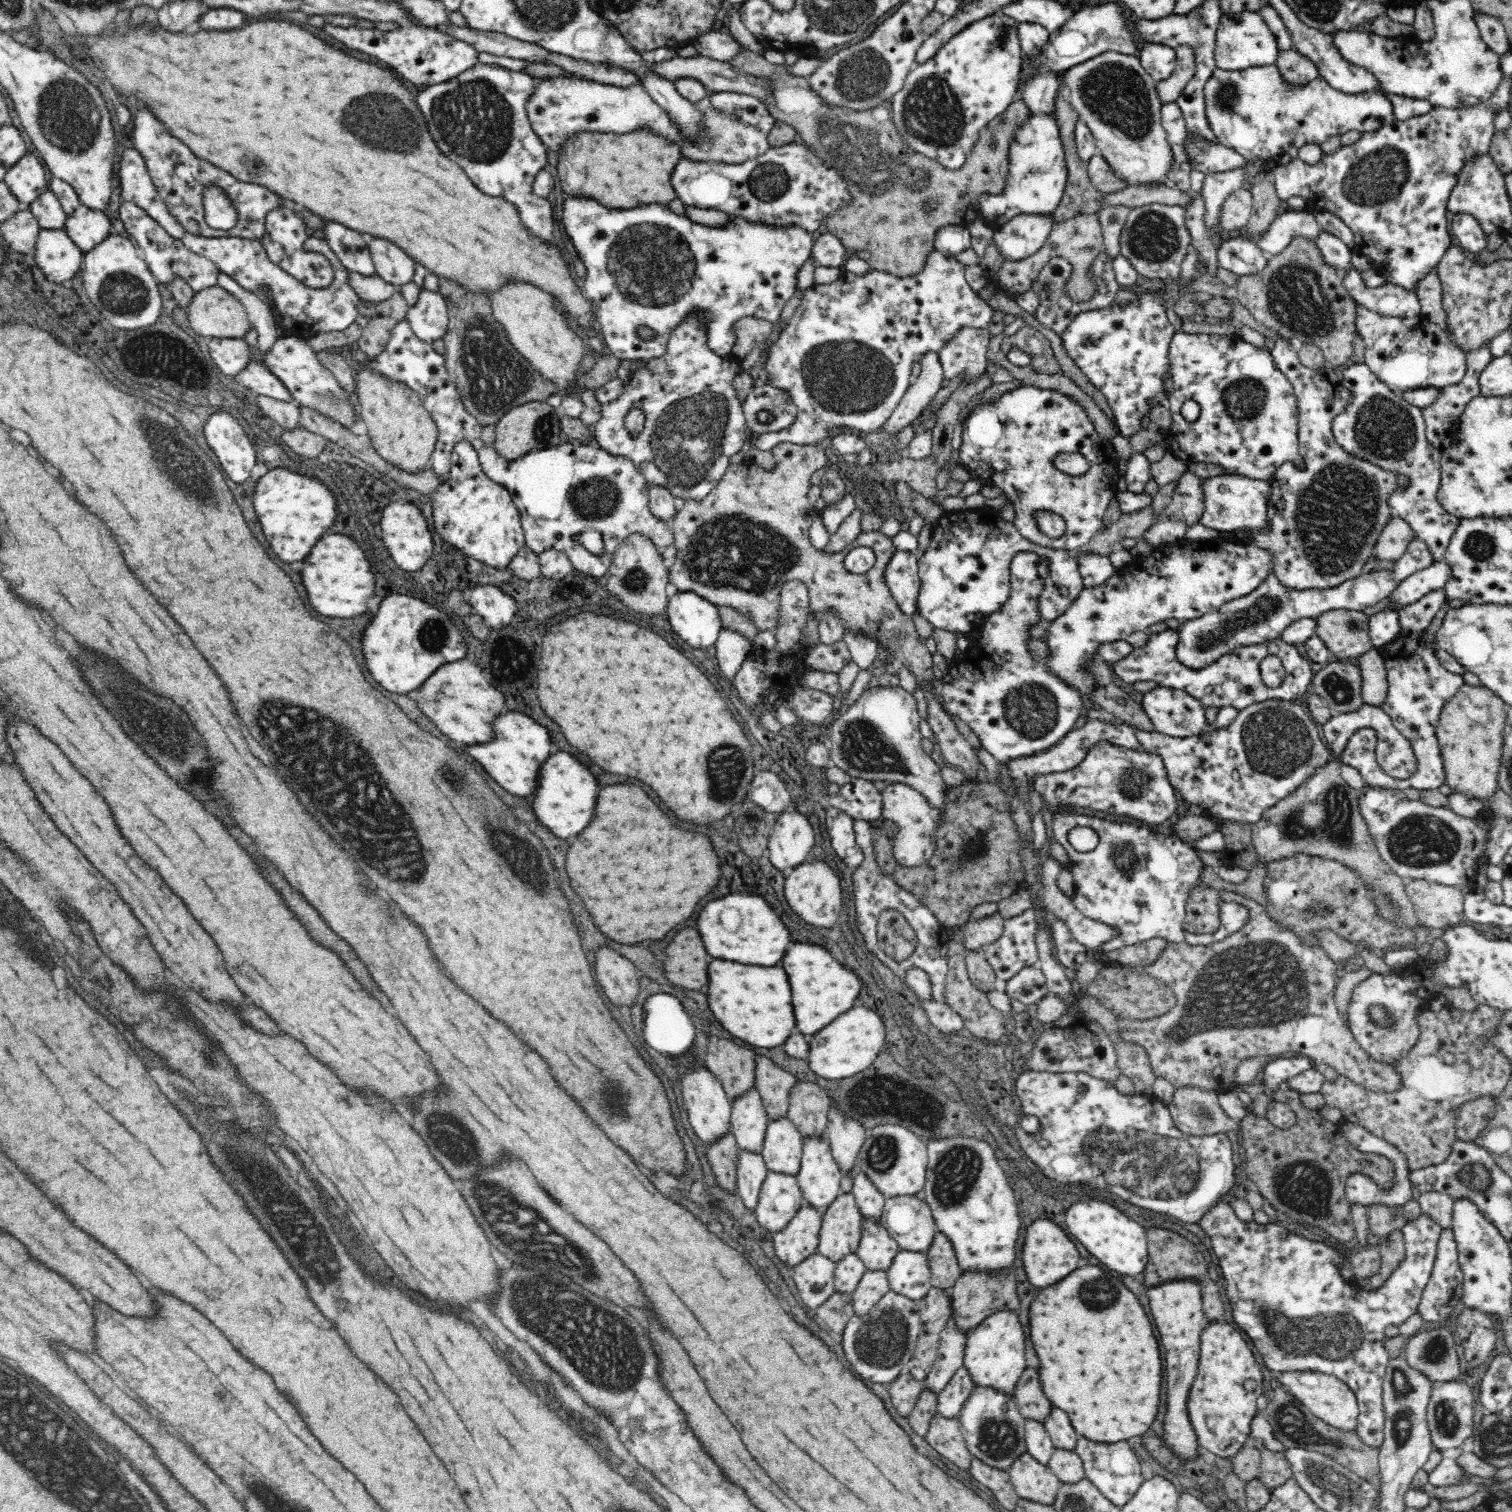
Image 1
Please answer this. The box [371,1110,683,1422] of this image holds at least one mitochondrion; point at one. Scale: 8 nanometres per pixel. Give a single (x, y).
(549, 1305)

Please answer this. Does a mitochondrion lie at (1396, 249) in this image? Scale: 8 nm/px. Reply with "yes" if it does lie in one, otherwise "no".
no

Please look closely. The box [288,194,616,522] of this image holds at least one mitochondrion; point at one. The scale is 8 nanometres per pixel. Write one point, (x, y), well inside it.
(495, 377)

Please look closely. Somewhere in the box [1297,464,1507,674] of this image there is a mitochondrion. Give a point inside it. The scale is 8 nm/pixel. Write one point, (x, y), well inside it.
(1479, 546)

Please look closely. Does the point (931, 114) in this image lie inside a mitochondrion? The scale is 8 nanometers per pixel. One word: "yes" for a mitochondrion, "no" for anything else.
yes

